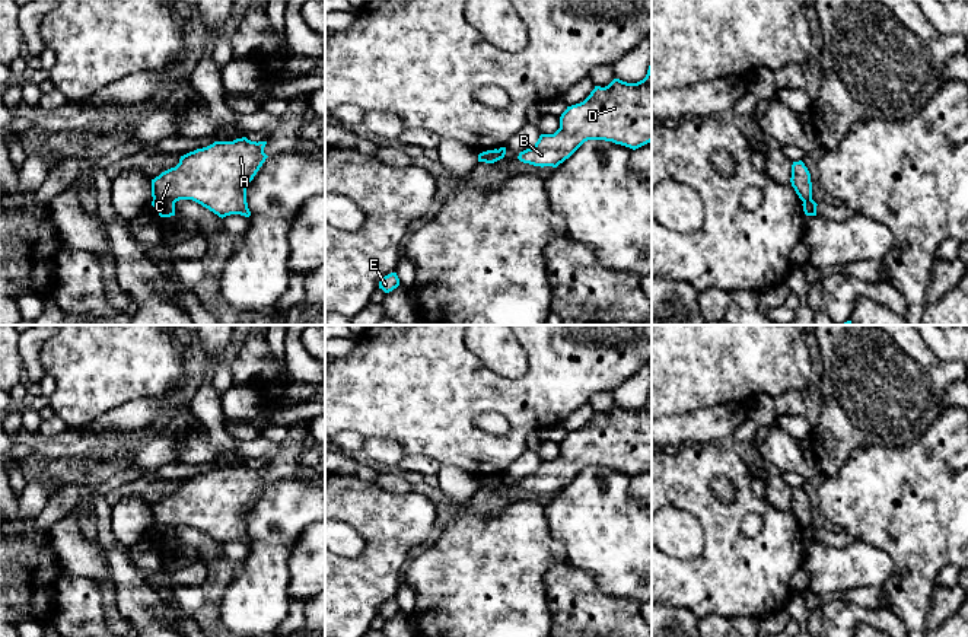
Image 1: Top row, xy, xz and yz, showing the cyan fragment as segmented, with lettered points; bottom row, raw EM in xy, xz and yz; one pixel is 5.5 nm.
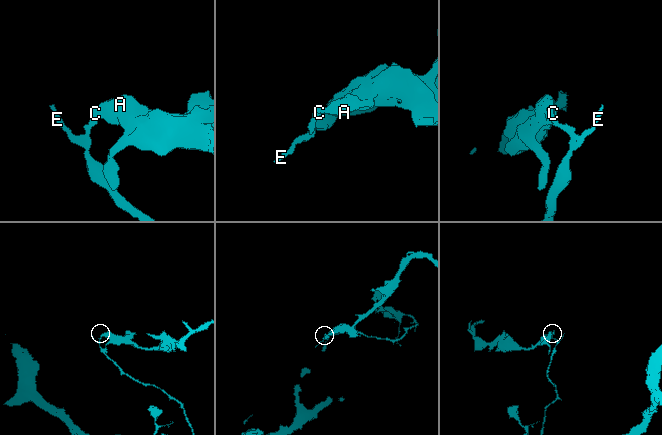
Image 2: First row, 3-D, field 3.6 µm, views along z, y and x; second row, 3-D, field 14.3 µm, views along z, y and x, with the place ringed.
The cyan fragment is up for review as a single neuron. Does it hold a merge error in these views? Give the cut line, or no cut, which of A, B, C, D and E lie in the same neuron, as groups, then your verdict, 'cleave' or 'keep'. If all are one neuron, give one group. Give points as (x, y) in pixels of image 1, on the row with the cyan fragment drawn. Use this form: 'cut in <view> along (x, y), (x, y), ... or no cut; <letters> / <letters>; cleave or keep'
cut in xy along (153, 197), (169, 197), (175, 201); A B C D / E; cleave

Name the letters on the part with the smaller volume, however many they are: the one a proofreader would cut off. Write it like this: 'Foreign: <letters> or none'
Foreign: A, B, C, D

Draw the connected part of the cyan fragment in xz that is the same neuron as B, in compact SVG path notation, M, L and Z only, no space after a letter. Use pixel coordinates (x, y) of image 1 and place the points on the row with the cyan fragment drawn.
M652 61L646 77L637 83L614 79L605 87L595 86L583 102L567 106L554 134L541 134L518 159L557 168L588 140L612 141L633 150L652 141Z

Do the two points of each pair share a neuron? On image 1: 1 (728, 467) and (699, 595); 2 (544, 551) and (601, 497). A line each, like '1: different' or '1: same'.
1: same
2: different

